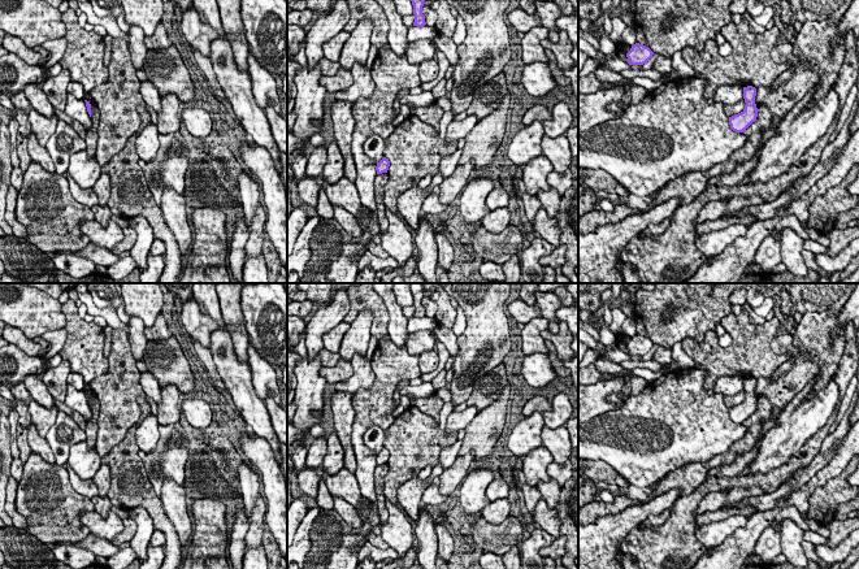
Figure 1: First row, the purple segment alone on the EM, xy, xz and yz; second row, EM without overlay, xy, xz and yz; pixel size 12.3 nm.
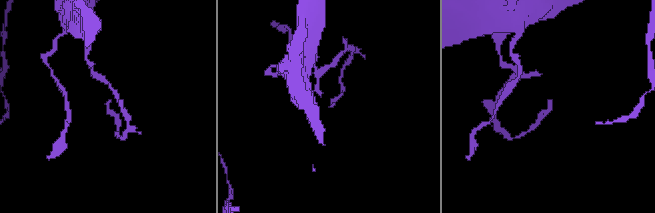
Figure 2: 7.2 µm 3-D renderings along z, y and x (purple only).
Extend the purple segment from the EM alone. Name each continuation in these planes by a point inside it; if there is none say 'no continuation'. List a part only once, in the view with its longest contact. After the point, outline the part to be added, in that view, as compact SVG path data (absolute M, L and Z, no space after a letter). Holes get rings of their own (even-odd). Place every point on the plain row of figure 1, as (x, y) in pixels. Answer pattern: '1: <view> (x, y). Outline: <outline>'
no continuation

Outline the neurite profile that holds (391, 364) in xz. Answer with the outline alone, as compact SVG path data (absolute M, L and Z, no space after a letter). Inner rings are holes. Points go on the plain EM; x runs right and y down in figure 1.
M390 336L378 339L378 346L370 361L376 374L370 388L360 388L352 396L355 420L352 424L352 447L356 457L356 472L361 495L377 503L374 490L374 470L377 468L377 453L370 451L363 442L363 435L370 426L389 429L395 417L392 412L398 408L394 400L396 386L404 379L415 379L421 375L418 356L412 356L407 346L398 347Z

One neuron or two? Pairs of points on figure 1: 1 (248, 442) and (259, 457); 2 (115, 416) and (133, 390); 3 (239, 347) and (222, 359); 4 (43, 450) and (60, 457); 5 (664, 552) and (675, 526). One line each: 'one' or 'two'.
1: one
2: one
3: two
4: two
5: one

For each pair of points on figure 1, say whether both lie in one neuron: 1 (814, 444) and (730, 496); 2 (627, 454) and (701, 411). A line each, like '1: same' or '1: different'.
1: different
2: same

